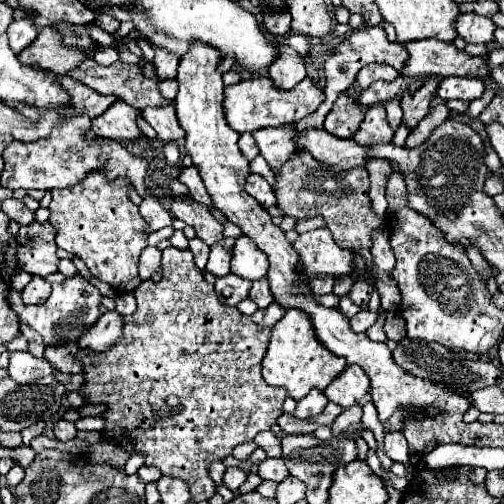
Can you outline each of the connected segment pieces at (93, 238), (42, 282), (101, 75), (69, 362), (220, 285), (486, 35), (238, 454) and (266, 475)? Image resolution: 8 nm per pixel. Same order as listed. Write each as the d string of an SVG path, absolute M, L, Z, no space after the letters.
M88 173L82 183L74 185L74 187L52 191L50 219L48 219L58 229L58 235L56 235L58 247L66 249L72 255L78 255L94 277L112 285L114 291L118 291L118 293L134 291L140 285L142 279L138 275L138 259L140 259L140 253L144 251L144 247L148 245L146 243L148 235L144 233L146 221L138 213L138 205L134 205L128 199L128 195L126 195L128 185L130 185L128 181L106 181L106 177L102 173Z
M32 277L28 287L22 291L22 299L26 305L40 305L50 295L50 283L42 277Z
M86 59L86 61L82 61L76 69L72 69L72 71L68 73L68 77L74 77L76 81L80 81L80 83L92 87L92 89L96 89L96 91L102 93L102 95L116 95L116 97L120 97L122 101L126 101L128 105L136 107L138 111L142 111L142 109L146 109L146 107L158 107L158 105L170 105L170 103L174 103L174 101L162 97L162 93L160 93L160 89L158 89L158 79L148 79L148 77L140 71L140 67L128 65L128 63L124 63L124 61L114 61L112 65L102 67L102 65L98 65L94 59Z
M50 345L44 351L44 359L62 373L82 373L82 367L76 361L78 345Z
M232 273L226 277L216 279L214 287L216 287L216 297L230 307L236 307L240 301L244 301L248 297L250 291L250 281L242 279L242 277L234 277Z
M462 13L456 21L456 31L466 43L484 43L488 45L494 41L496 25L490 17L476 15L476 13Z
M246 441L246 443L236 445L232 455L234 455L238 461L248 461L248 457L250 457L250 453L252 453L254 449L256 449L256 443L254 443L254 441Z
M266 459L266 461L260 463L258 475L262 479L270 479L270 481L282 483L288 477L288 469L286 469L284 461L280 461L280 459Z

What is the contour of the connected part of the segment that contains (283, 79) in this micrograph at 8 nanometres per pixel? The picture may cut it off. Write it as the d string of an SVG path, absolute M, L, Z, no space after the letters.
M282 49L282 53L278 53L278 61L270 65L268 75L276 87L290 89L306 77L304 59L298 57L298 53L294 53L292 49Z

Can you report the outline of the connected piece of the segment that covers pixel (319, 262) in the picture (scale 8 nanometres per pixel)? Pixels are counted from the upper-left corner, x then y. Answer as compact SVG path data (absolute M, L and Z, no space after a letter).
M326 227L298 235L294 249L300 255L300 267L308 279L322 275L342 277L352 273L354 255L346 249L340 249Z

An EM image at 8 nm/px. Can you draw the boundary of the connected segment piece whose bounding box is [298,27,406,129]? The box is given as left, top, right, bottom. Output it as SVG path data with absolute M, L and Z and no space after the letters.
M368 27L364 31L358 31L358 35L350 35L348 39L344 39L334 55L330 55L324 63L324 73L326 73L326 89L324 89L324 95L326 95L326 101L316 109L314 115L310 115L306 121L298 123L298 129L308 129L308 127L322 127L324 123L324 117L328 115L328 111L332 109L336 97L340 93L344 93L352 83L354 83L354 77L358 75L358 69L362 69L364 65L370 65L370 63L388 63L392 65L396 71L402 71L402 65L406 65L406 47L402 43L390 43L386 39L386 31L382 27Z

